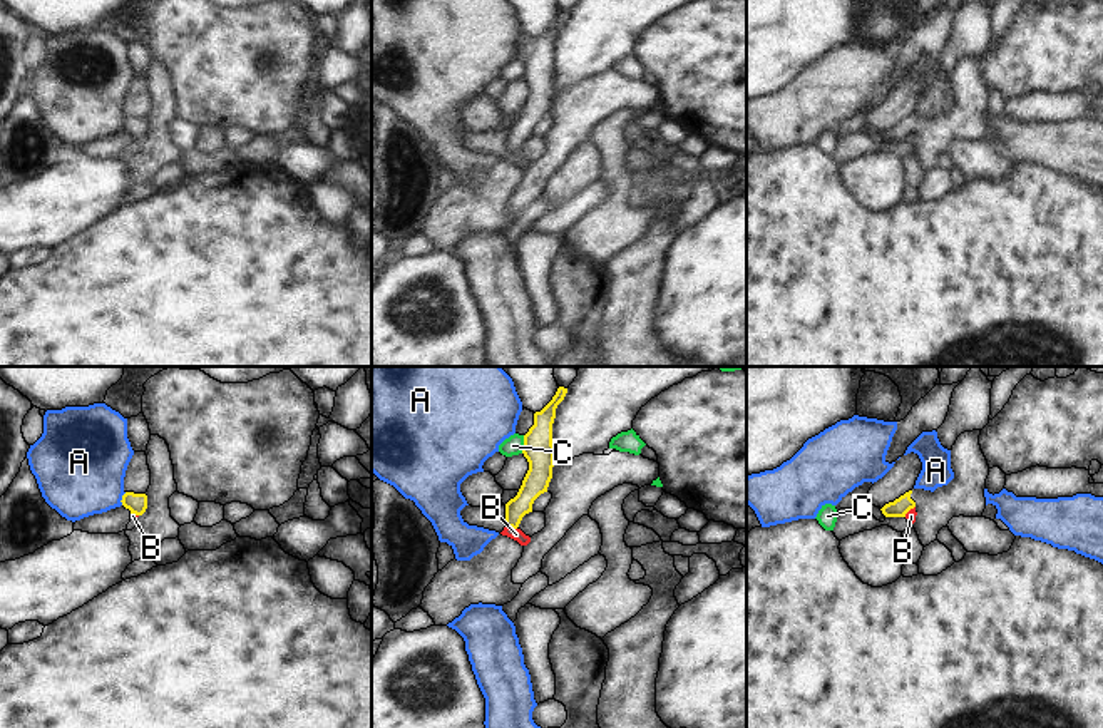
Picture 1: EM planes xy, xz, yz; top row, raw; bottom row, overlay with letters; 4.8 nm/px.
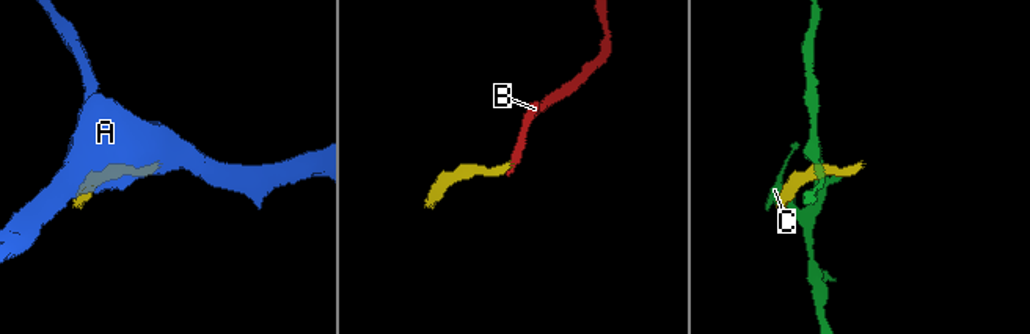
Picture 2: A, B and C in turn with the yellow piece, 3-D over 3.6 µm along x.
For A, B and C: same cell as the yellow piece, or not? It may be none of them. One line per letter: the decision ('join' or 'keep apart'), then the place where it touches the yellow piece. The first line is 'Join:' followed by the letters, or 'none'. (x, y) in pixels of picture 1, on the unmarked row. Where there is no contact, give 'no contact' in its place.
Join: none
A: keep apart; meets yellow in xy at (123, 124)
B: keep apart; meets yellow in xz at (511, 151)
C: keep apart; meets yellow in xz at (524, 69)

